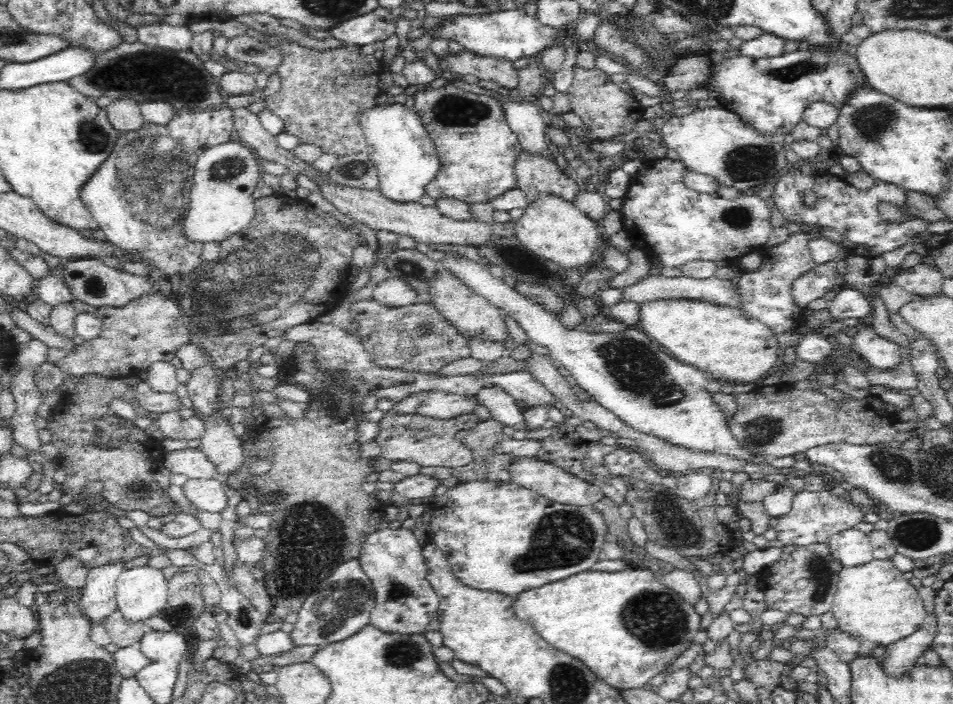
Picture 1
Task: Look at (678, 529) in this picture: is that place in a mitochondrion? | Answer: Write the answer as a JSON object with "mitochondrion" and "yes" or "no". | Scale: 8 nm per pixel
{"mitochondrion":"yes"}

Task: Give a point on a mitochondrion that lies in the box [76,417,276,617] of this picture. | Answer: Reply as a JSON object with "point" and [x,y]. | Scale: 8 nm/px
{"point":[142,488]}

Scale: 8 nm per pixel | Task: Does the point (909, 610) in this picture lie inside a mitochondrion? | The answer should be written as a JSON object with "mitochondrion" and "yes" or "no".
{"mitochondrion":"no"}

